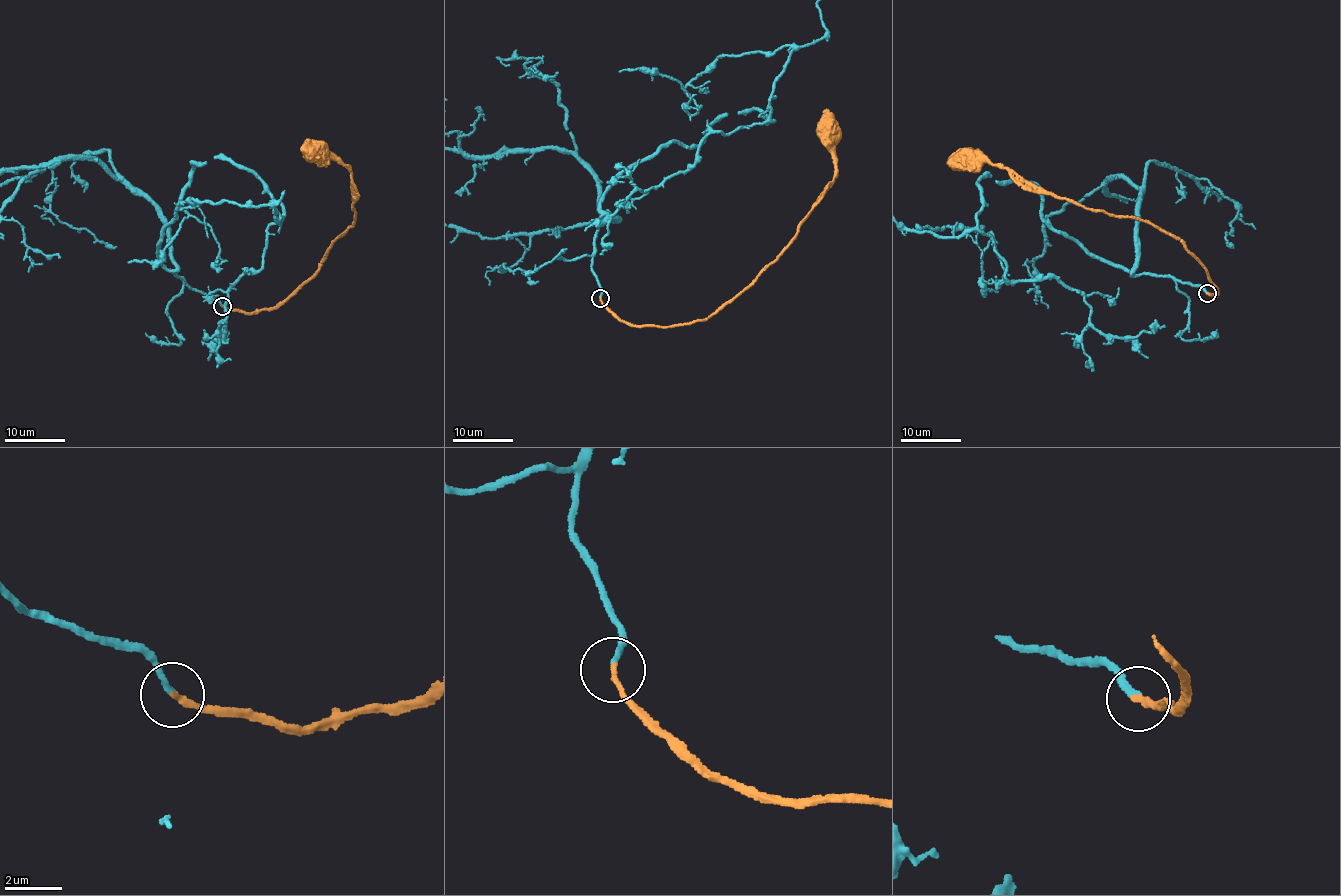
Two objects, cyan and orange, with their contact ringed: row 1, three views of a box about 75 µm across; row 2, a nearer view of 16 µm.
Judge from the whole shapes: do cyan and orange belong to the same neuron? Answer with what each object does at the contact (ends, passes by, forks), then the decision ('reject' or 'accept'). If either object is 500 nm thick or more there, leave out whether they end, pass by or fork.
cyan ends | orange ends | accept

